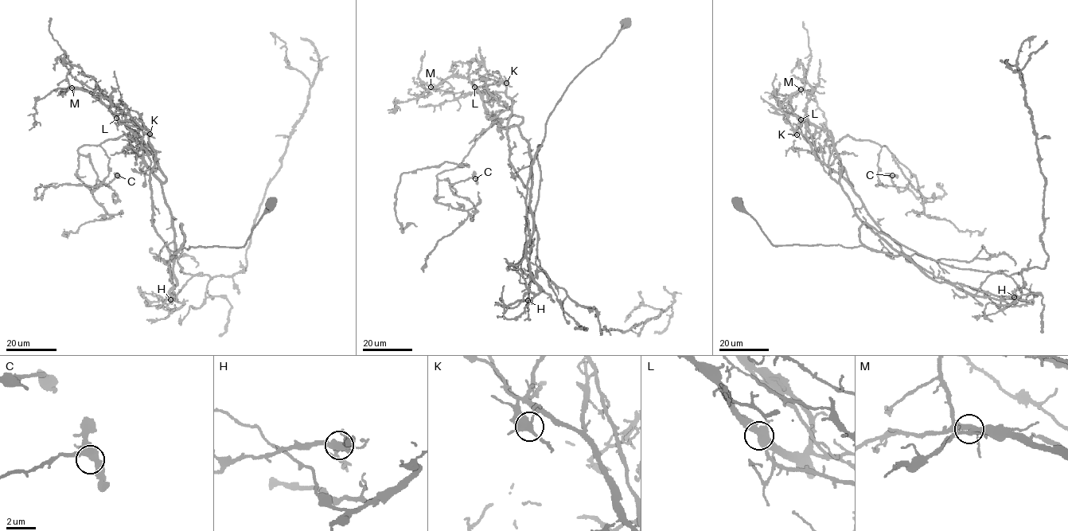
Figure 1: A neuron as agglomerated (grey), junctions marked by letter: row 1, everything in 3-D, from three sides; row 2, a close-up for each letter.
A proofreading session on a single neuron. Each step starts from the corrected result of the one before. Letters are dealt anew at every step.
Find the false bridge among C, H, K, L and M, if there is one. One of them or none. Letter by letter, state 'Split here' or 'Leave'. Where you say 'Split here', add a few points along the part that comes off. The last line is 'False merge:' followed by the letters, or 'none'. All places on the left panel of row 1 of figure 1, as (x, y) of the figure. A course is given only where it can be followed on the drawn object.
C: Leave
H: Leave
K: Split here. Course of the part to remove: (149, 134), (152, 224), (171, 257), (181, 224), (180, 271), (244, 271), (310, 87), (270, 33)
L: Leave
M: Leave
False merge: K

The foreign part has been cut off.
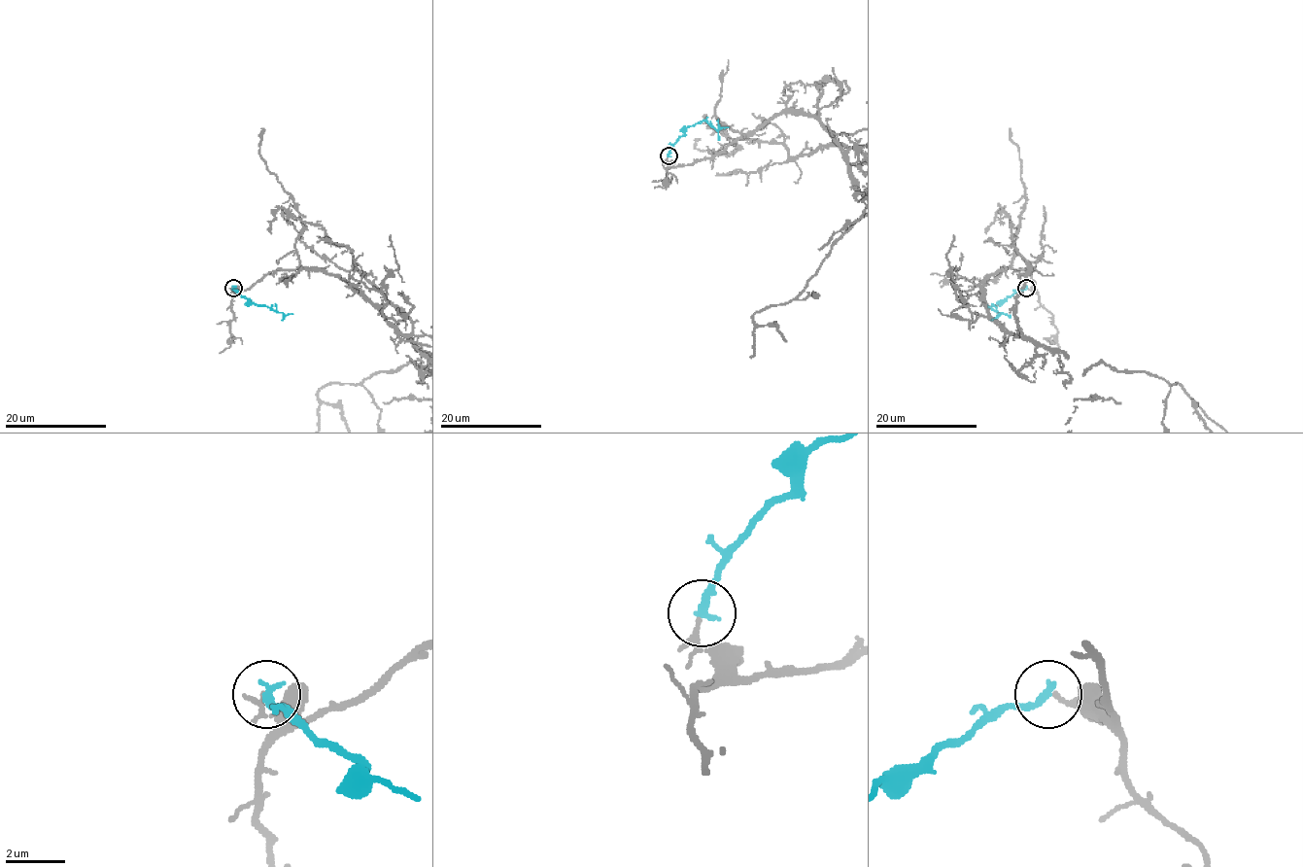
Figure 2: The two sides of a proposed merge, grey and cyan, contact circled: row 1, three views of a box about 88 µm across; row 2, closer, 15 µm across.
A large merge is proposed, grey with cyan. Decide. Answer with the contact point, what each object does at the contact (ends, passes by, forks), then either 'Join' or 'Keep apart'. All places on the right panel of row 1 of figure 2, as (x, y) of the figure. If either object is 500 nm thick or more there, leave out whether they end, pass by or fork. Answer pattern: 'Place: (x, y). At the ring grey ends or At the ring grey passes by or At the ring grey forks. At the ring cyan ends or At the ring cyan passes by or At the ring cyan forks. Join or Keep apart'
Place: (1026, 288). At the ring grey passes by. At the ring cyan ends. Join

